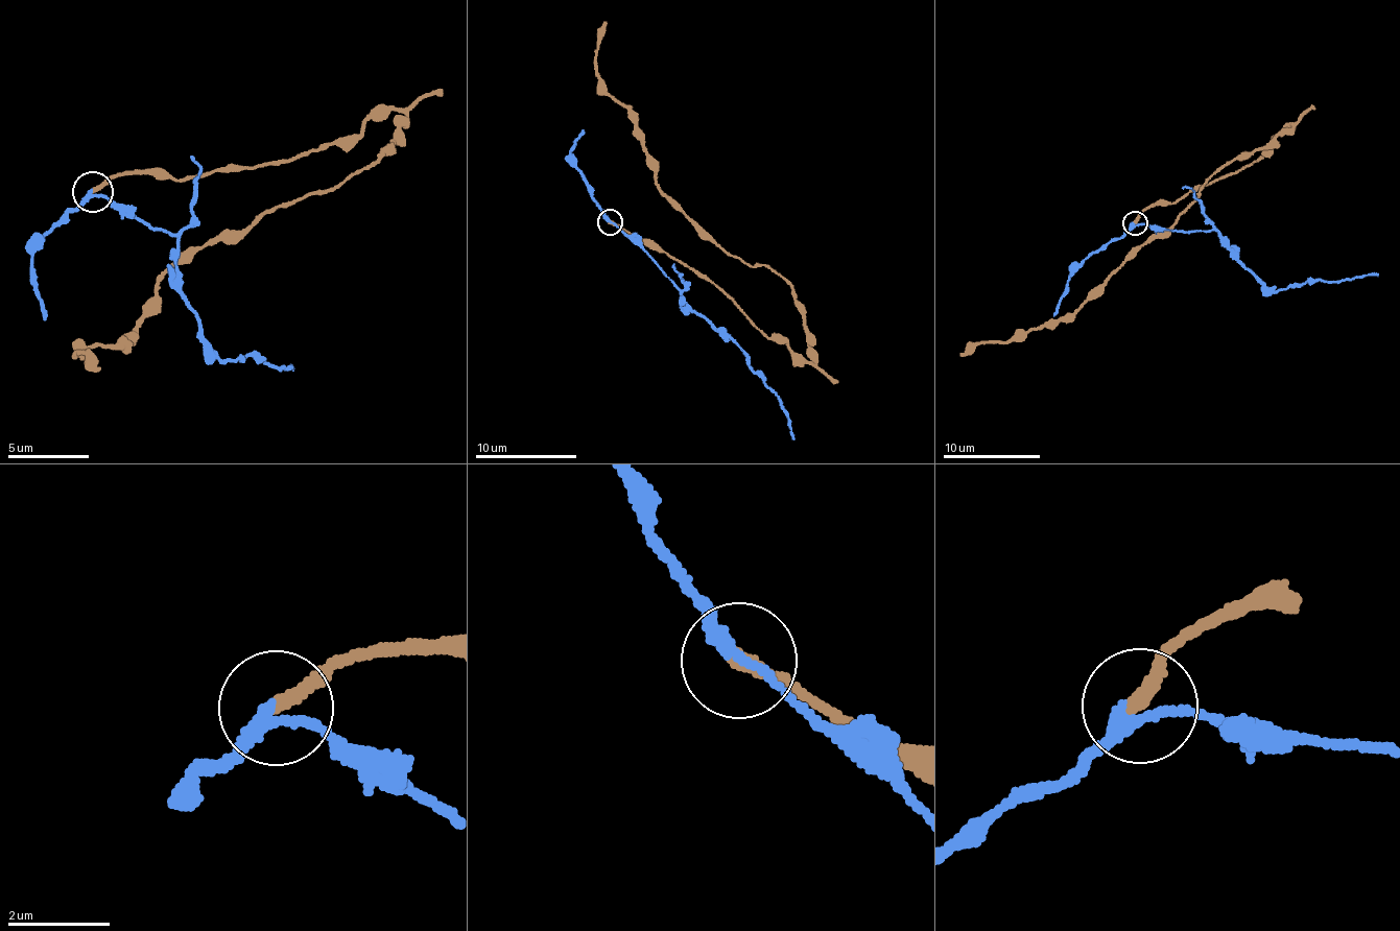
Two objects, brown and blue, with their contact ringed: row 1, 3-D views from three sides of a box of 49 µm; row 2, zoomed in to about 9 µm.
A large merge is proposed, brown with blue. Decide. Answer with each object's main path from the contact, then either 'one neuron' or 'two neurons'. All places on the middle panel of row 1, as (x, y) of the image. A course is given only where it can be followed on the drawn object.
course brown (610, 221), (806, 354), (784, 279), (722, 252), (655, 181), (634, 118), (597, 73), (606, 21); course blue (608, 221), (642, 248), (689, 307), (732, 338), (753, 369), (778, 398), (793, 439); two neurons

